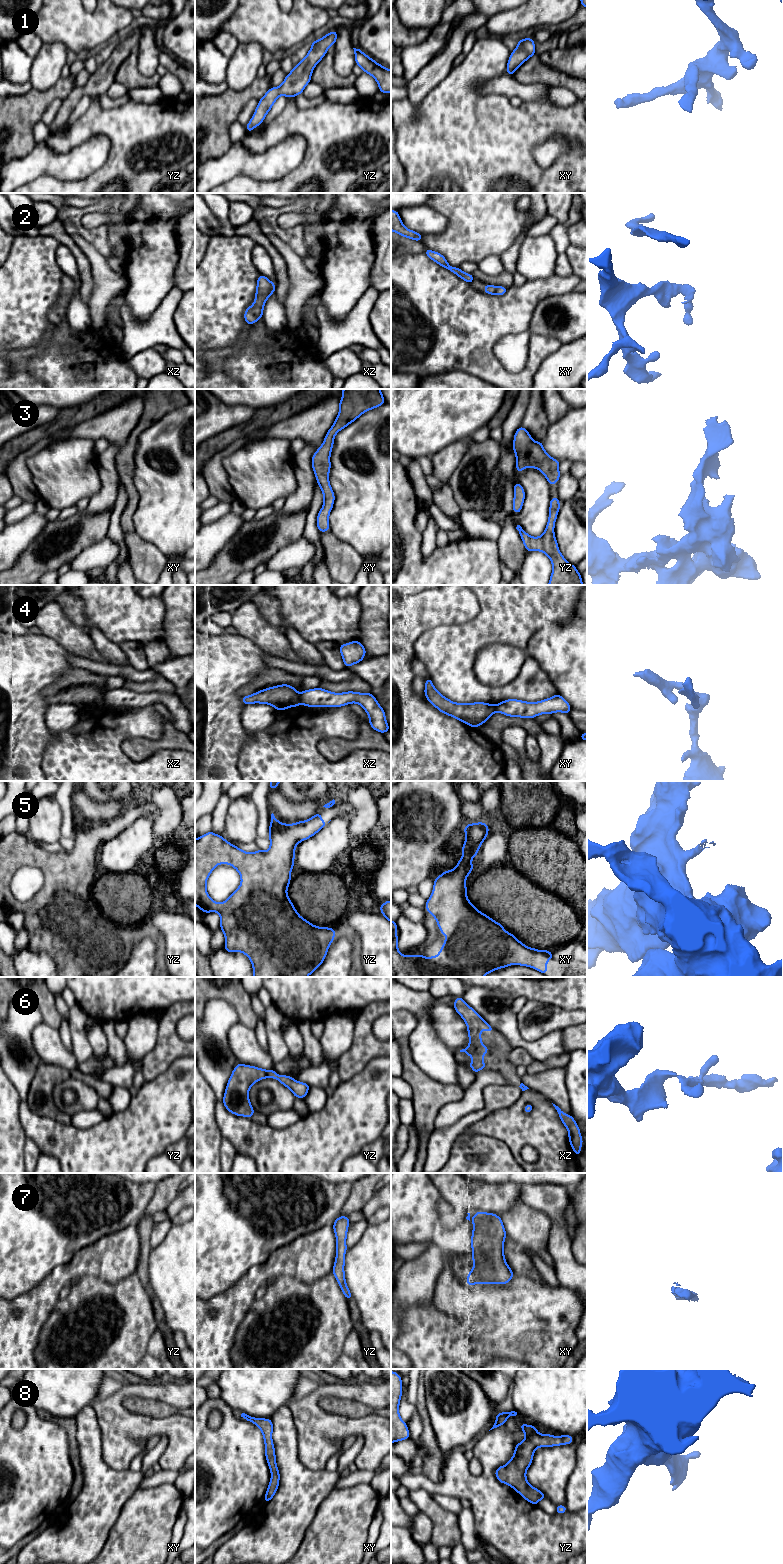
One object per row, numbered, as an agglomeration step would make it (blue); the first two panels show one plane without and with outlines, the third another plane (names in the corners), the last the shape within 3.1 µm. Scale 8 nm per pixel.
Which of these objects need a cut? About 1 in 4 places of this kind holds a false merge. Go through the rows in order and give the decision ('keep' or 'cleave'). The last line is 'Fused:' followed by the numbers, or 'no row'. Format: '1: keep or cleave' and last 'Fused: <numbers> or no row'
1: keep
2: keep
3: keep
4: cleave
5: keep
6: keep
7: keep
8: keep
Fused: 4

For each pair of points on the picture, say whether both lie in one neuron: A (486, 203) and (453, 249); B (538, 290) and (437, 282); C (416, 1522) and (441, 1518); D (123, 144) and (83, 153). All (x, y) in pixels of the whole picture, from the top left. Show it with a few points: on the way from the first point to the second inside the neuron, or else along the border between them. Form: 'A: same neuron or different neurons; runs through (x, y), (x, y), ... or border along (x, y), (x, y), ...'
A: same neuron; runs through (481, 214), (481, 221), (464, 238)
B: same neuron; runs through (513, 306), (462, 306)
C: different neurons; border along (421, 1512), (428, 1516), (432, 1524), (431, 1540)
D: different neurons; border along (102, 134), (109, 140), (110, 151), (98, 168)

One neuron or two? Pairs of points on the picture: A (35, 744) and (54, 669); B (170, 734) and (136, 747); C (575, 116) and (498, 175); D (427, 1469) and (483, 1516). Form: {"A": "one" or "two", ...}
{"A": "one", "B": "one", "C": "one", "D": "two"}

